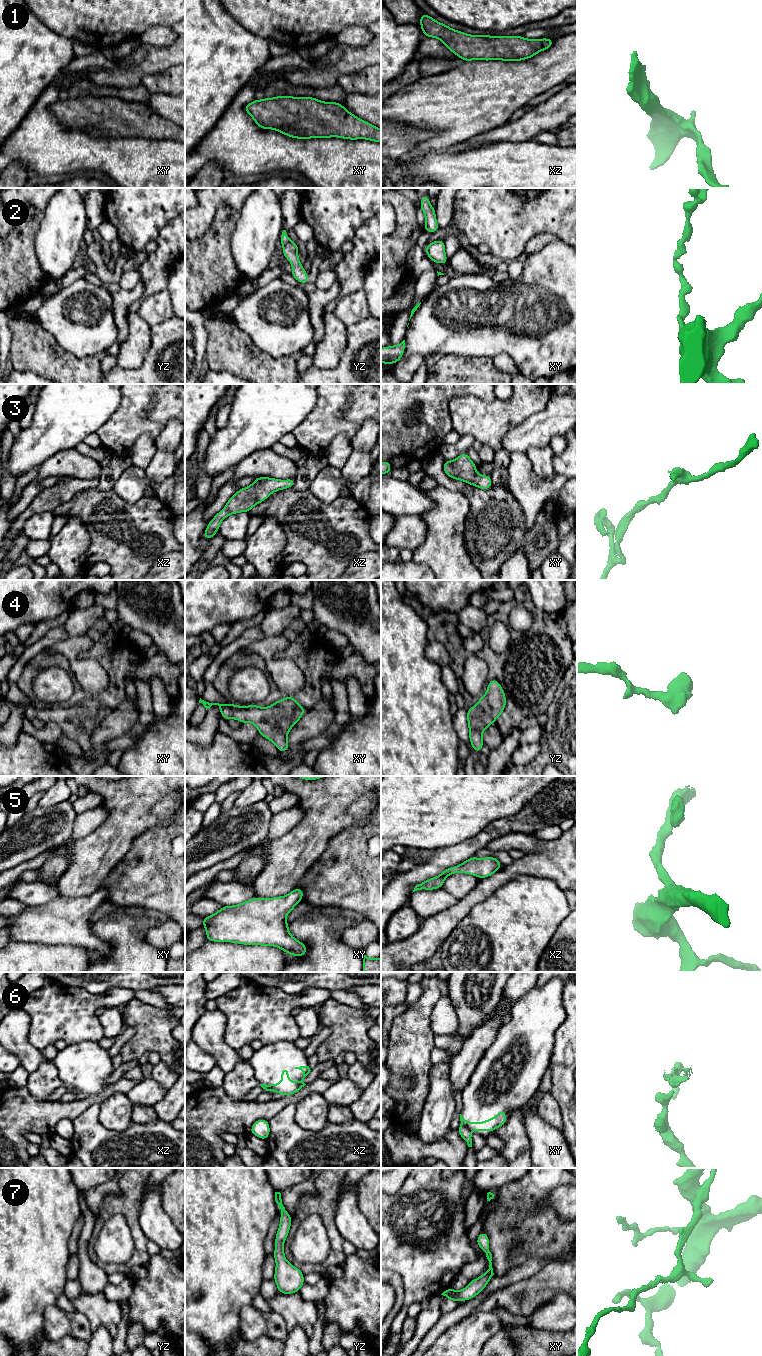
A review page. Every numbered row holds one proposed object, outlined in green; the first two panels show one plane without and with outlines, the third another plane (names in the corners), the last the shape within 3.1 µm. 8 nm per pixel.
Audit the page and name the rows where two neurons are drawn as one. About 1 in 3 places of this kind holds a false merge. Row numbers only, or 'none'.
6

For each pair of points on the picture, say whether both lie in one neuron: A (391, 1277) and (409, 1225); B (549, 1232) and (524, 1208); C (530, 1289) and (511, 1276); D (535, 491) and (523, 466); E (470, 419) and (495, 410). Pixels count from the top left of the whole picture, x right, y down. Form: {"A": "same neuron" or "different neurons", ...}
{"A": "different neurons", "B": "same neuron", "C": "different neurons", "D": "same neuron", "E": "same neuron"}

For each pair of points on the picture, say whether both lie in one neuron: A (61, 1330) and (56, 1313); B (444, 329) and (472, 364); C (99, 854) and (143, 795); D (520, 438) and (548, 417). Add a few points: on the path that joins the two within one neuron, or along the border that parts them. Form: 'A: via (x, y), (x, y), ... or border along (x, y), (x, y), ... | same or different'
A: via (57, 1326), (56, 1317) | same
B: border along (443, 355), (489, 356) | different
C: via (113, 839), (128, 818), (129, 810) | same
D: via (527, 435), (532, 433), (541, 424) | same

